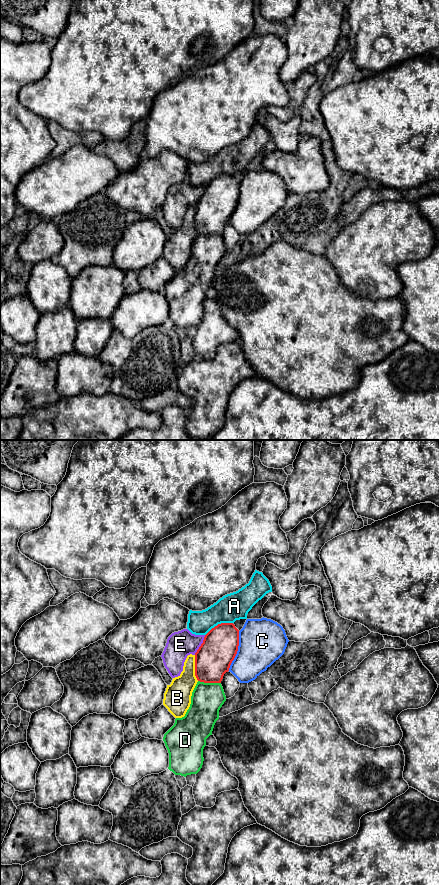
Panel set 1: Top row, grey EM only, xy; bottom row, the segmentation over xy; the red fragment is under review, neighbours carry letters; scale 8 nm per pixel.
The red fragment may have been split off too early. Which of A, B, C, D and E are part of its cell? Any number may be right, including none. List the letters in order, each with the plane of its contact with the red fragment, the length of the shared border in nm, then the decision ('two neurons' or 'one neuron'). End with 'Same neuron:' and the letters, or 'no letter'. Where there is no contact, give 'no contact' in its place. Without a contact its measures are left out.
A: contact in xy; length 240 nm; two neurons
B: contact in xy; length 220 nm; two neurons
C: contact in xy; length 340 nm; two neurons
D: contact in xy; length 190 nm; two neurons
E: contact in xy; length 180 nm; two neurons
Same neuron: no letter

